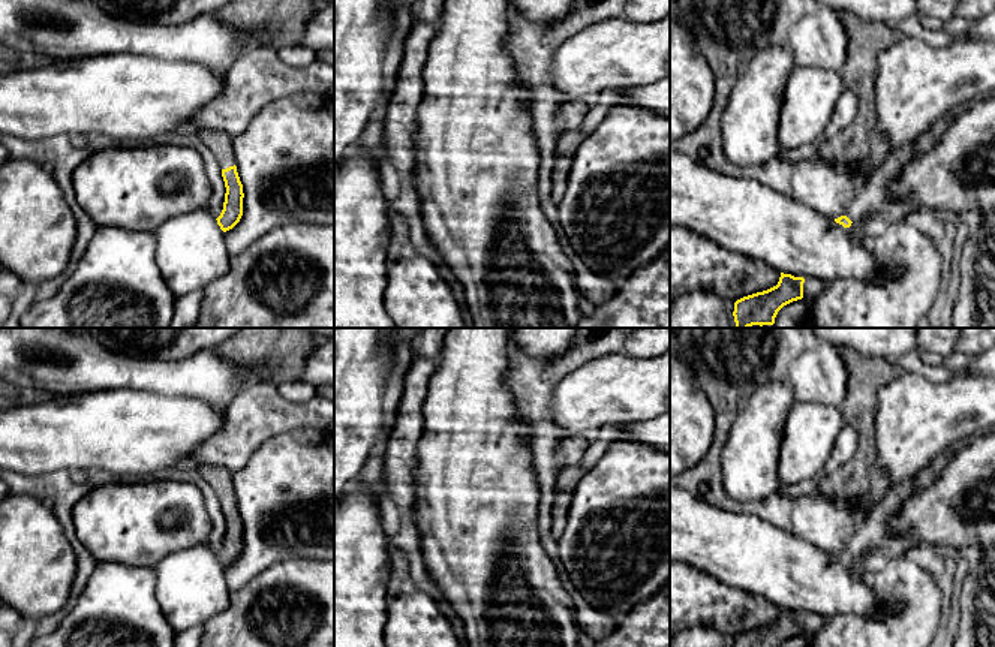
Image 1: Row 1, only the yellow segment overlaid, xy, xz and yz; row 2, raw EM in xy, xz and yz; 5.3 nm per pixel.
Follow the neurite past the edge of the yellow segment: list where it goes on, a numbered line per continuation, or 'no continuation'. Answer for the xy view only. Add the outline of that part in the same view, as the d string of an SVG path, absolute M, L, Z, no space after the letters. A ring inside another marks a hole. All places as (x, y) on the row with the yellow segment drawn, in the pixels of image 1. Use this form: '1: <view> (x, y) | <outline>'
1: xy (219, 144) | M198 127L190 133L196 142L201 142L217 159L220 169L235 165L232 138L228 133L207 127Z

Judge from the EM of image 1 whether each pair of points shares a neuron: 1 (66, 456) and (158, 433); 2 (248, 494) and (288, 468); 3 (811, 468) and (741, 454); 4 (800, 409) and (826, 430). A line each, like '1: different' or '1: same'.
1: same
2: same
3: different
4: same

